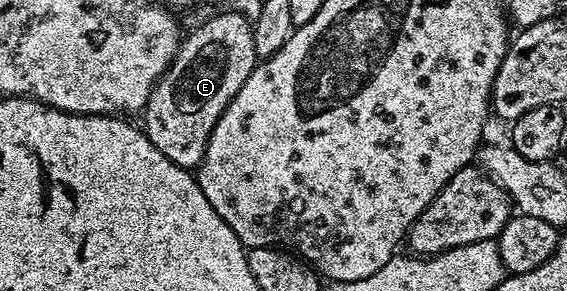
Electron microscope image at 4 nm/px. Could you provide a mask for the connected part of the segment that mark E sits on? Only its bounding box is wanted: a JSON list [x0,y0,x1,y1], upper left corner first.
[144,41,253,171]

